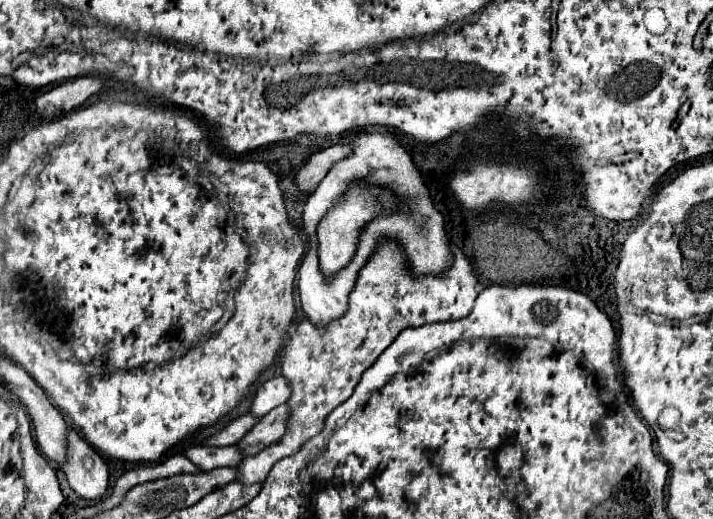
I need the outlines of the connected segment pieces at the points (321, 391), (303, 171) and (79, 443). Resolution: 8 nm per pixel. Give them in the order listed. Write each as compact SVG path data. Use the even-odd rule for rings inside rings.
M382 242L374 252L374 258L370 258L358 274L346 316L342 316L342 320L334 320L326 330L318 330L304 314L299 323L291 324L288 330L291 338L284 348L282 371L280 364L266 368L250 386L250 389L256 387L258 392L266 380L286 376L292 384L292 396L288 400L292 416L288 420L288 430L278 444L270 444L260 454L242 460L238 466L238 480L244 484L264 482L278 460L298 452L306 440L320 434L324 430L326 416L352 396L364 370L368 370L378 360L378 356L404 328L460 320L470 314L476 296L476 276L470 262L458 248L454 248L454 268L446 272L446 276L412 278L402 250L394 242Z
M330 146L316 152L296 174L298 188L302 192L312 192L312 188L318 186L318 180L322 180L322 176L326 176L326 172L330 170L330 164L334 164L334 160L340 160L344 154L346 146Z
M74 430L68 436L68 462L64 472L70 488L84 500L98 502L108 490L108 468L100 454Z

